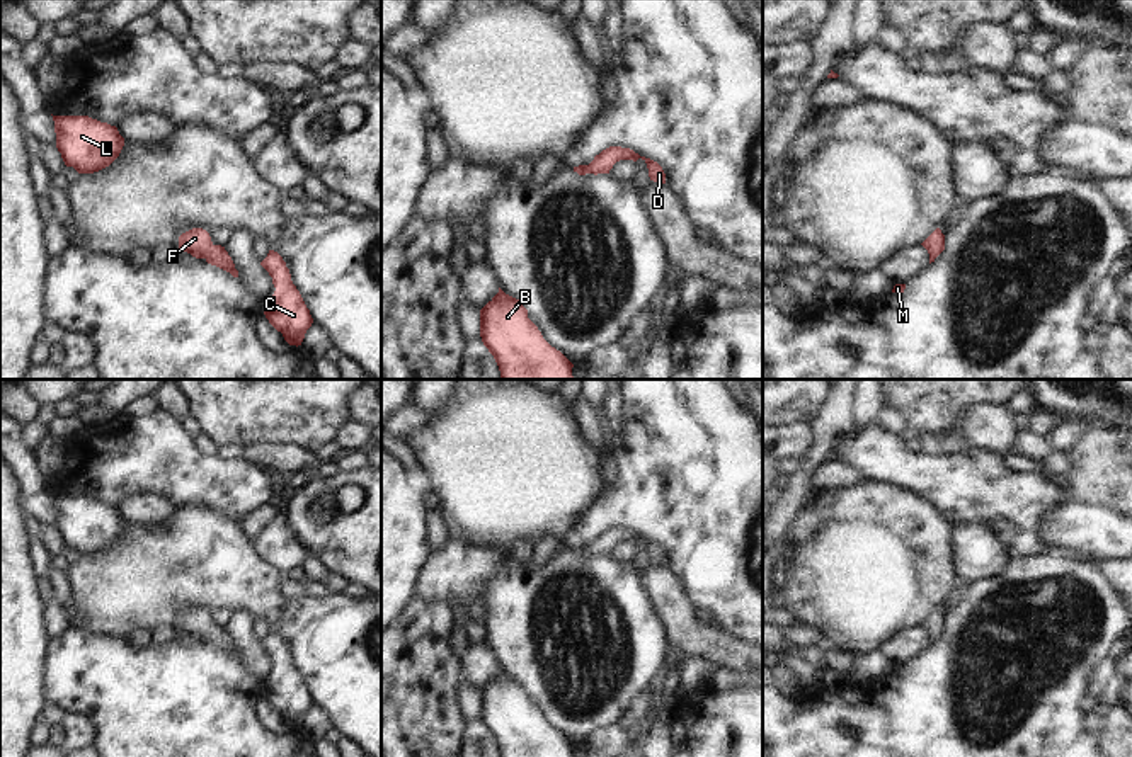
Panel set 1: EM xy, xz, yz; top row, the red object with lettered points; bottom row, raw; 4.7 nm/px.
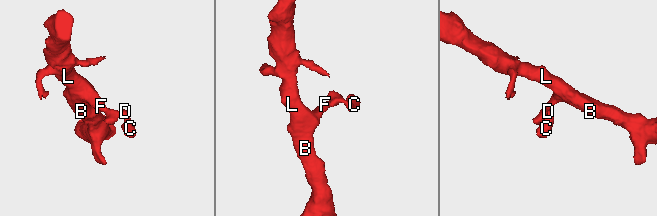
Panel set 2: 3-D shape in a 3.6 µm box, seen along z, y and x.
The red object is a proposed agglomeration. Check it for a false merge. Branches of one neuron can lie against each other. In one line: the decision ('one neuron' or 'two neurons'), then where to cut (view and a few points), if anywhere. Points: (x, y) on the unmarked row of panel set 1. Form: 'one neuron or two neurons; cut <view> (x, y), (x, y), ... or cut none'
one neuron; cut none

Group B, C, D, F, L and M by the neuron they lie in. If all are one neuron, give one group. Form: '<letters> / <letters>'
B C D F L M

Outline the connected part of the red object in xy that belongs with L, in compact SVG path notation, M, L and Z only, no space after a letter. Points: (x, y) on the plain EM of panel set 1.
M53 497L56 529L66 548L94 555L109 548L121 534L124 519L116 507L89 497Z

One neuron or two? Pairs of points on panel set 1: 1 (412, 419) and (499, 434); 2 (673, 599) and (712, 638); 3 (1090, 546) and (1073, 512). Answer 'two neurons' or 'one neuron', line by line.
1: two neurons
2: one neuron
3: one neuron

